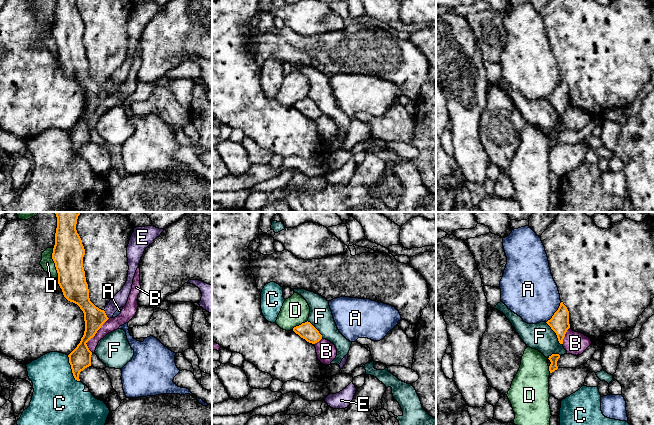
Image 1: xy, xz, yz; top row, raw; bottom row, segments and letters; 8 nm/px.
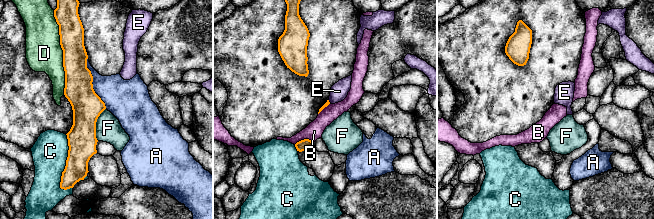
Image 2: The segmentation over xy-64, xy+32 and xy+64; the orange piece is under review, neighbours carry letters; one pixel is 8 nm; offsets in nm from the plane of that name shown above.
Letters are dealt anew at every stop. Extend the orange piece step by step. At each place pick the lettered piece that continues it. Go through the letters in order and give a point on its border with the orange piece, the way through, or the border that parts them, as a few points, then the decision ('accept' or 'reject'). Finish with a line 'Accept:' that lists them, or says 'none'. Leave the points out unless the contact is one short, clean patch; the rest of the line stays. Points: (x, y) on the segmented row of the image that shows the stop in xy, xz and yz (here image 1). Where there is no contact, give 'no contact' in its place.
A: contact yz (555, 312); reject
B: contact xy (94, 335); border xy (108, 318), (86, 343), (91, 352); reject
C: contact xy (71, 368); reject
D: contact xy (55, 265); reject
E: contact xy (105, 314); border xy (103, 310), (109, 318); reject
F: contact yz (556, 334); reject
Accept: none

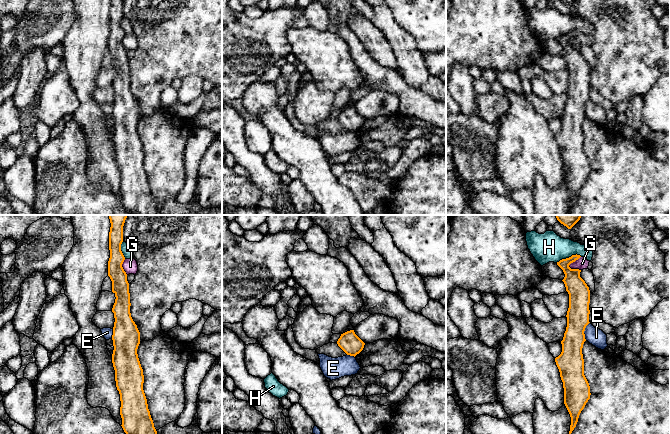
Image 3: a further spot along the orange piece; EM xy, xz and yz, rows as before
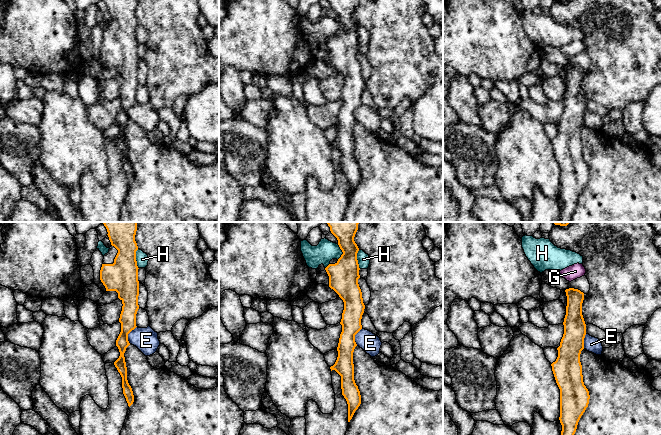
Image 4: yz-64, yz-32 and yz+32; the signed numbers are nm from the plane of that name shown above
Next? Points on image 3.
E: contact yz (584, 330); border yz (589, 322), (584, 331), (585, 340); reject
G: contact yz (572, 262); border yz (580, 256), (569, 265), (571, 269); reject
H: contact yz (569, 257); border yz (581, 256), (571, 255), (556, 262); reject
Accept: none

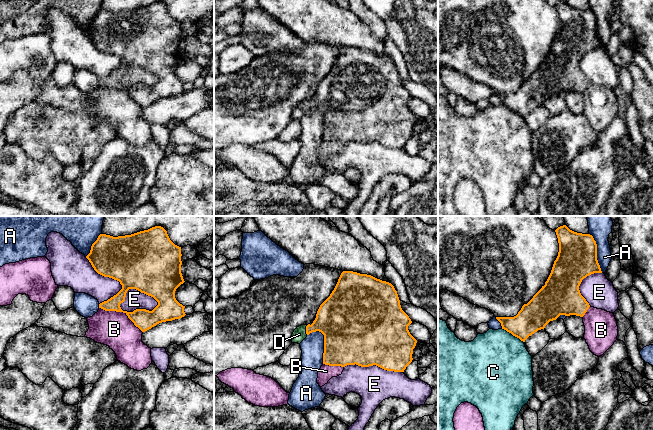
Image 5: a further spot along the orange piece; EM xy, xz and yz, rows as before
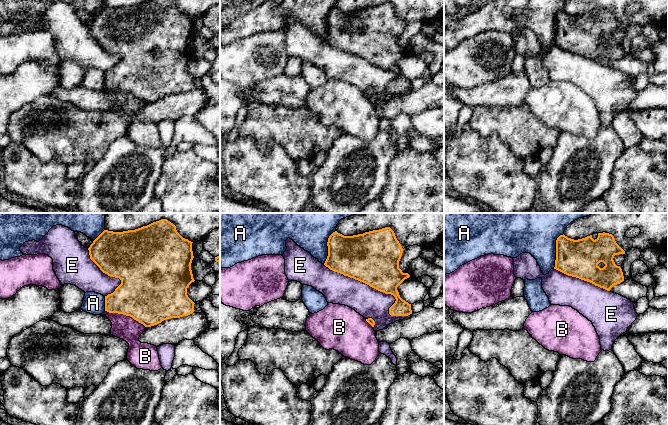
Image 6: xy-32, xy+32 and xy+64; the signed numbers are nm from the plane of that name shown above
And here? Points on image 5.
A: contact xz (324, 344); reject
B: contact xy (121, 311); border xy (99, 307), (105, 310), (122, 311), (142, 332); reject
C: contact yz (512, 334); border yz (501, 328), (518, 337), (523, 342); reject
D: contact xz (306, 330); way xz (335, 319), (306, 330), (299, 334); accept
E: contact xy (138, 309); reject
Accept: D

